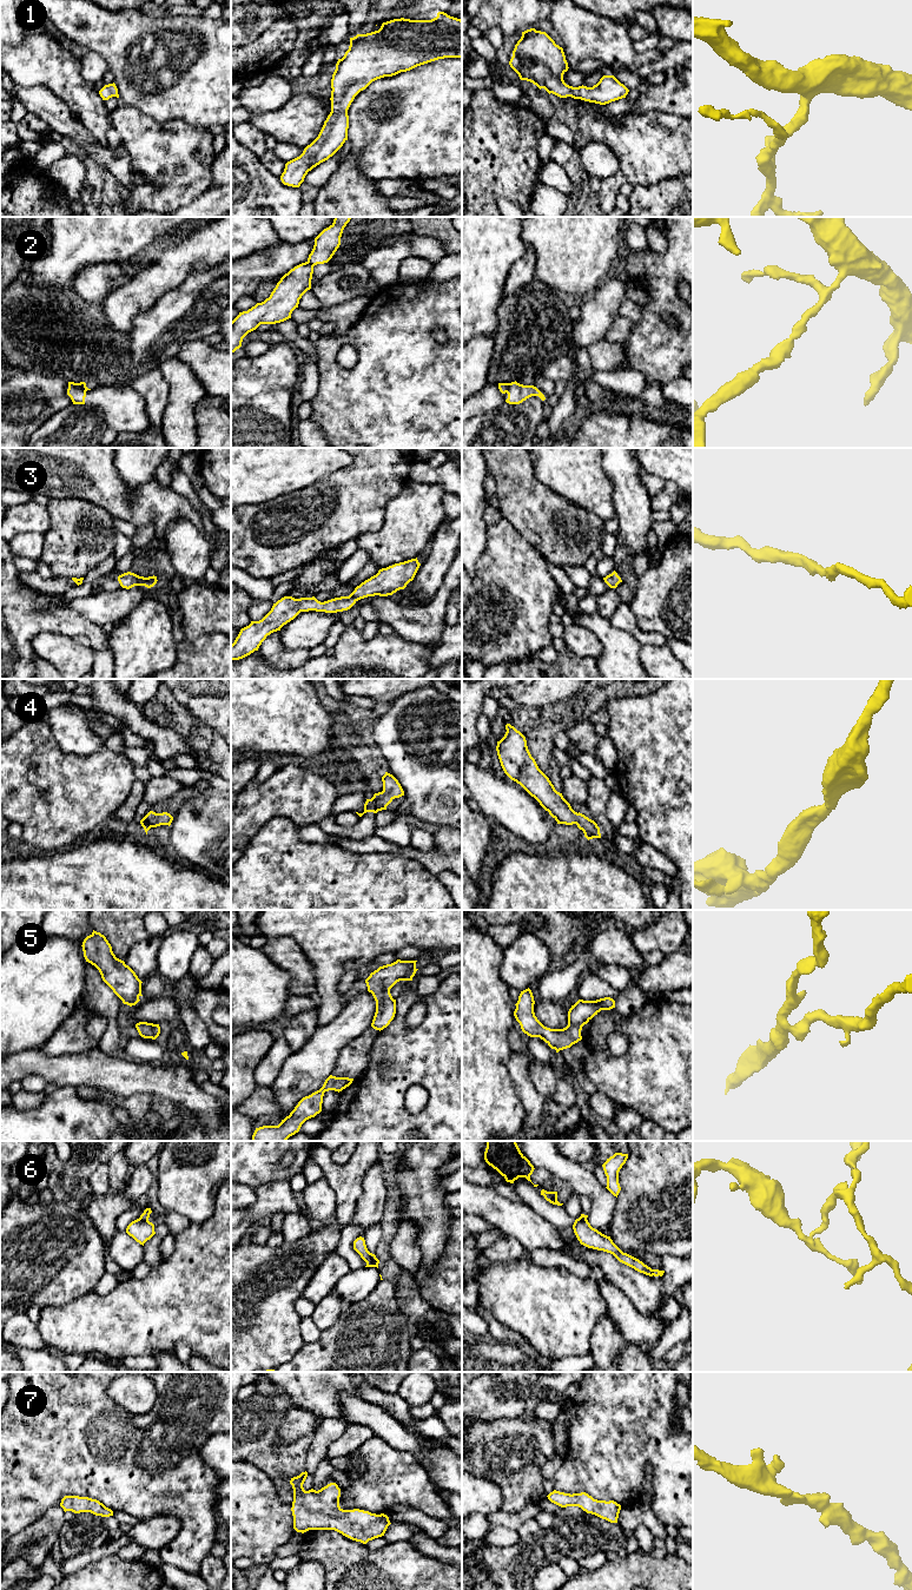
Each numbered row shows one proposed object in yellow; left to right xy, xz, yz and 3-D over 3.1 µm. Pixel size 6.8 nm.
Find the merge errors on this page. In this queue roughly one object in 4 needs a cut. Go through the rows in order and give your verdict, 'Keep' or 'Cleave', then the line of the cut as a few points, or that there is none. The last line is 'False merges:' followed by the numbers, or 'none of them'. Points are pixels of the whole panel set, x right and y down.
1: Keep. No split
2: Cleave. Split along yz (510, 383), (506, 391)
3: Keep. No split
4: Keep. No split
5: Keep. No split
6: Cleave. Split along xy (139, 1218), (147, 1221)
7: Keep. No split
False merges: 2, 6

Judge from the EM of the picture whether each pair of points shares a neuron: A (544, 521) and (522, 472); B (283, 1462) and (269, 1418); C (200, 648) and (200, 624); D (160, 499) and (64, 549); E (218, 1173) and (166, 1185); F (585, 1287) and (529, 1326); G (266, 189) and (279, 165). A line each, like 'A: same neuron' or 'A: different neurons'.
A: same neuron
B: same neuron
C: different neurons
D: different neurons
E: same neuron
F: same neuron
G: different neurons

